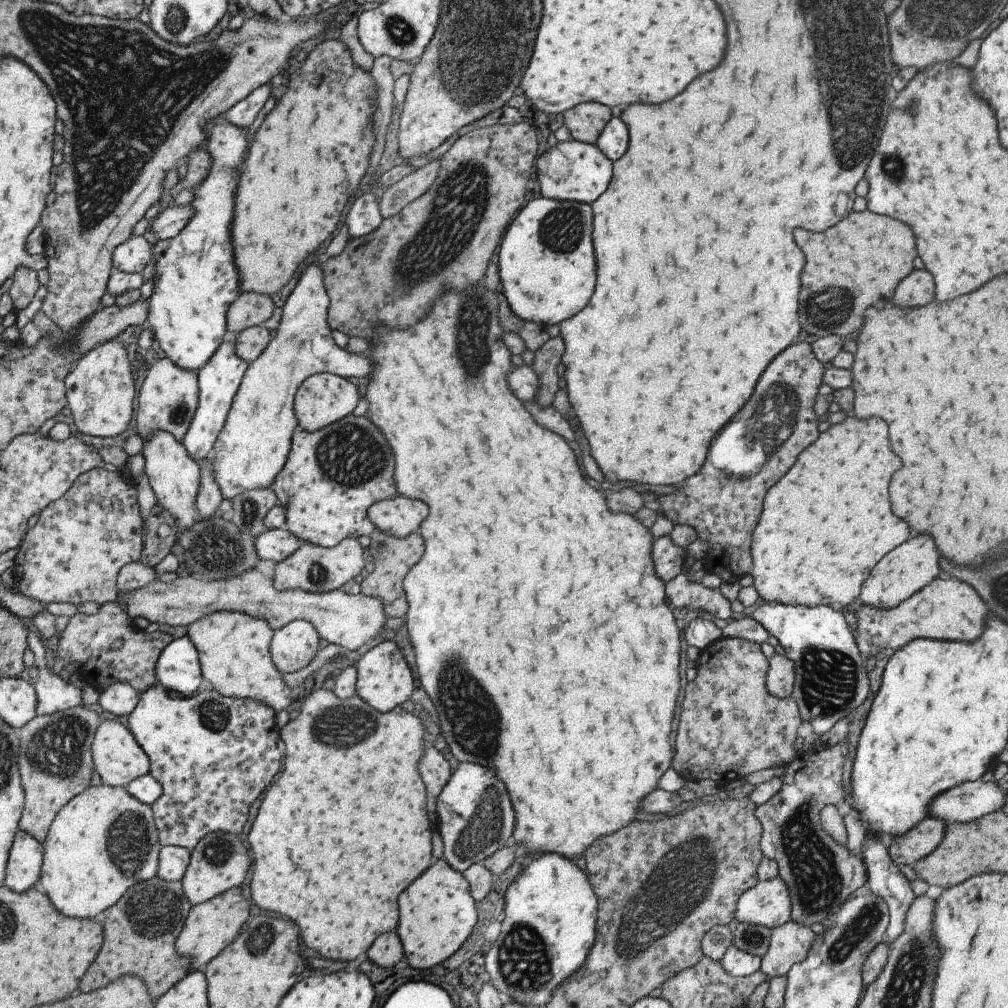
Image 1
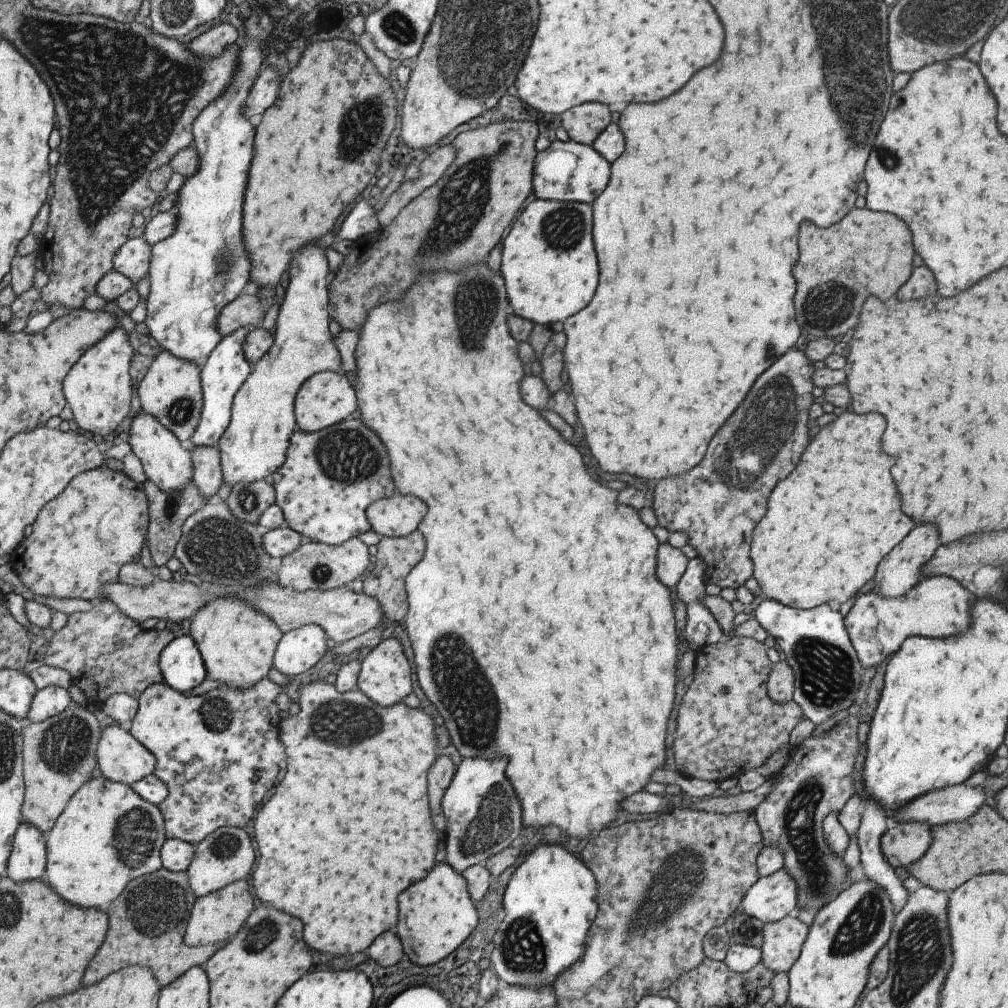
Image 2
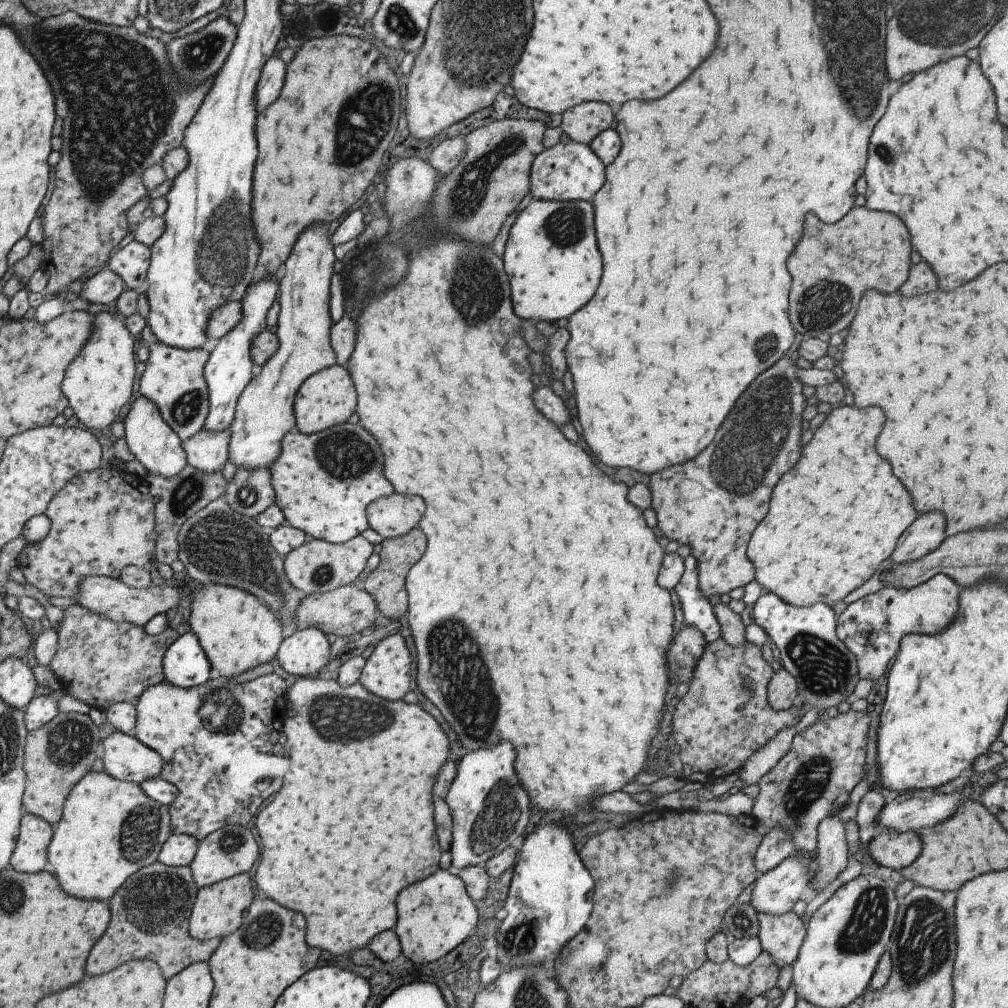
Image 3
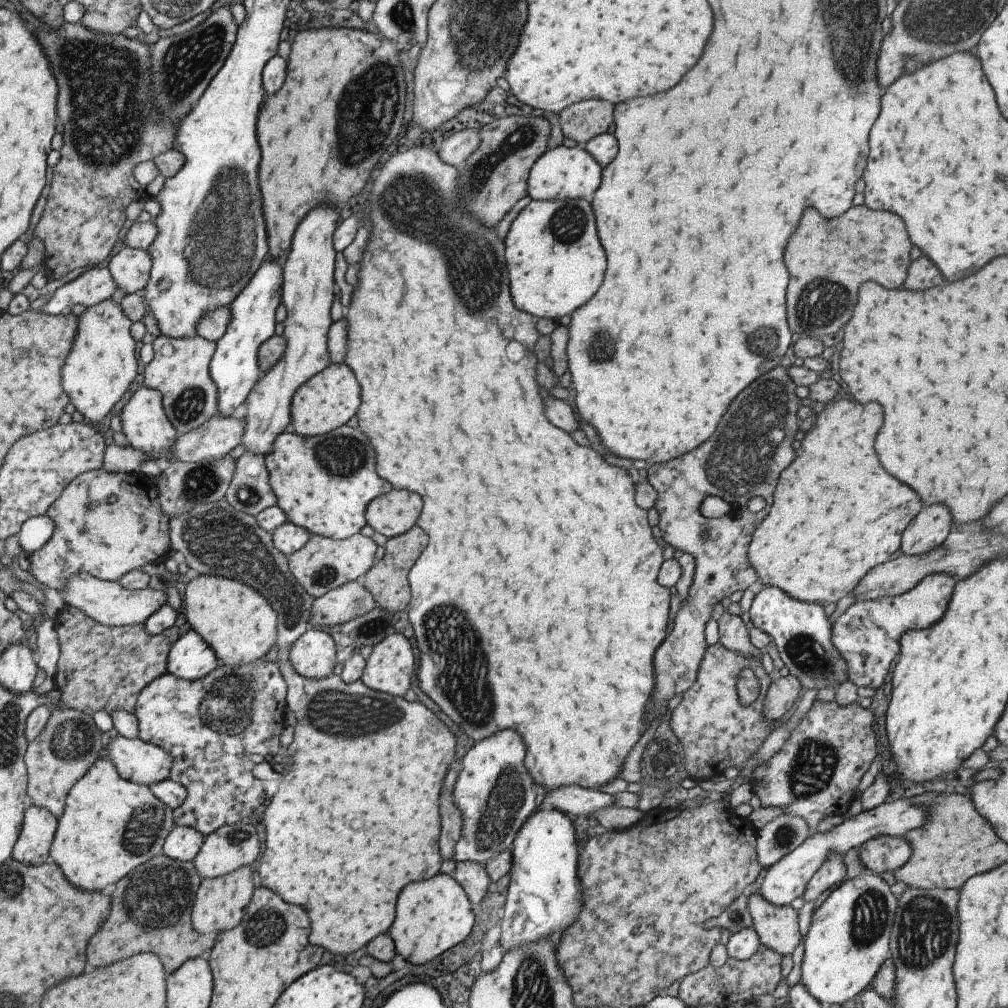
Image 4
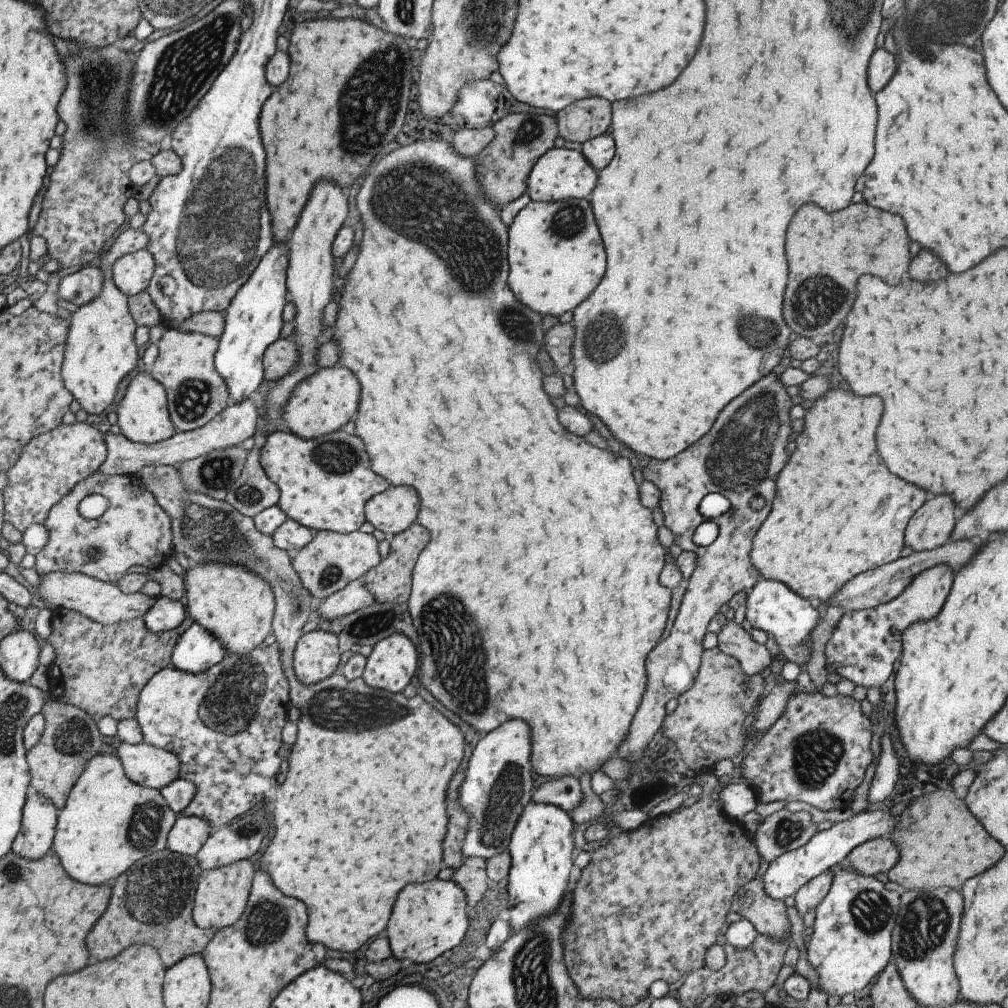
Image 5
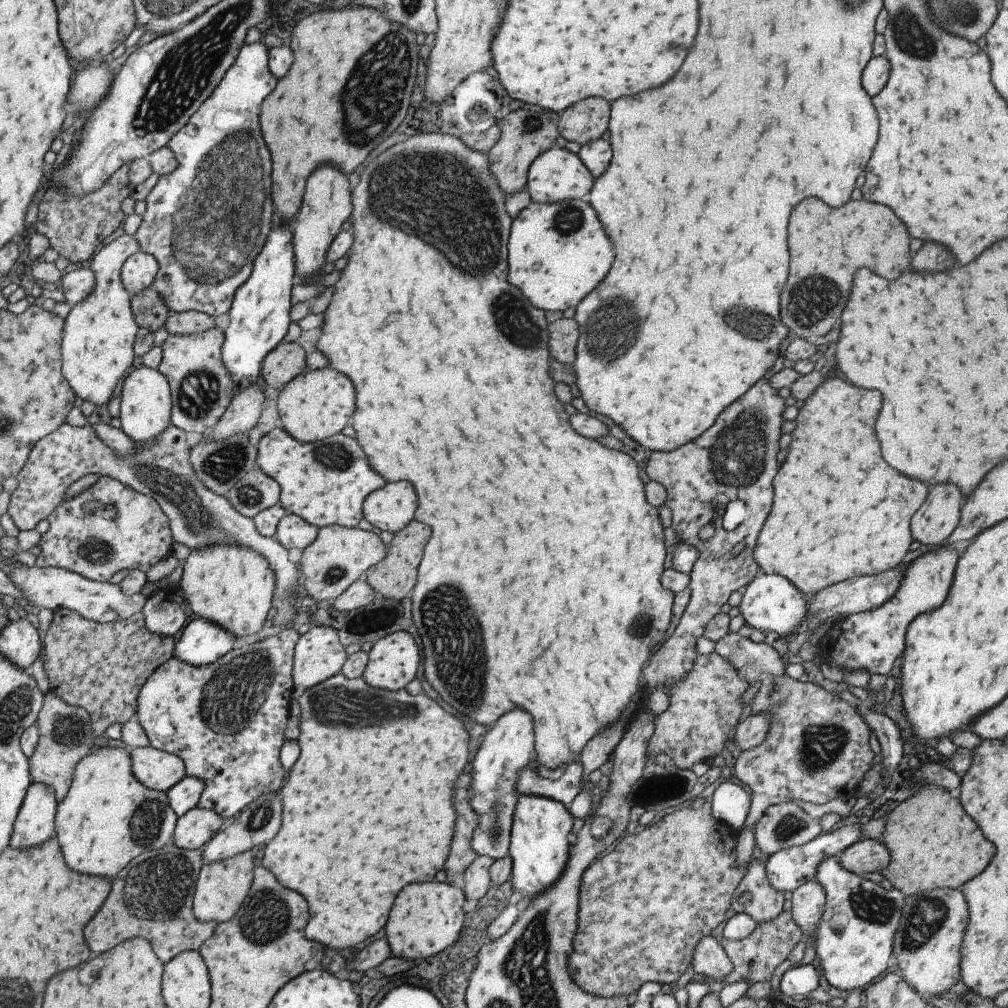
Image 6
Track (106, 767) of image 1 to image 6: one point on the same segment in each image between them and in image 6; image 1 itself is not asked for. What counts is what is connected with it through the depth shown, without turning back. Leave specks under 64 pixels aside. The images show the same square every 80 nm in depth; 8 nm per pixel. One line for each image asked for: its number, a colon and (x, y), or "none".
2: (120, 758)
3: (125, 758)
4: (142, 763)
5: (145, 765)
6: (156, 769)

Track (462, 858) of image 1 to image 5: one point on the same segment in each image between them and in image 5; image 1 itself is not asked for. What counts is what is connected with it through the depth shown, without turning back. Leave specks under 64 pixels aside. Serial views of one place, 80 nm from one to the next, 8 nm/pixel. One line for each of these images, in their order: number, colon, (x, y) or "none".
2: (482, 818)
3: (489, 809)
4: (494, 793)
5: (496, 784)

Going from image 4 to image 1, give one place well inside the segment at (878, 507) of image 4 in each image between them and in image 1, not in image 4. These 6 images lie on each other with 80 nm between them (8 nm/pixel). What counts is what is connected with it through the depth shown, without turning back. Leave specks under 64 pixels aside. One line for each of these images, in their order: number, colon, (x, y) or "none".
1: (825, 523)
2: (827, 525)
3: (832, 519)

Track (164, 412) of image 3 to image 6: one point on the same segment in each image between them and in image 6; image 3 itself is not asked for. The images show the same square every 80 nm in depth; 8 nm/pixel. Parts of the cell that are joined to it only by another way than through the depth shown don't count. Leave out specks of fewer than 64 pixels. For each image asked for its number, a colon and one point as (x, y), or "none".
4: (179, 370)
5: (184, 365)
6: (201, 388)

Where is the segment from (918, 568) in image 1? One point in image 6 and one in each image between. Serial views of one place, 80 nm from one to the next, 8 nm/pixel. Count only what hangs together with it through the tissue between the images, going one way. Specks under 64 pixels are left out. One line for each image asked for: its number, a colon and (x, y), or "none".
2: (899, 570)
3: (925, 534)
4: (930, 527)
5: (930, 527)
6: (933, 521)

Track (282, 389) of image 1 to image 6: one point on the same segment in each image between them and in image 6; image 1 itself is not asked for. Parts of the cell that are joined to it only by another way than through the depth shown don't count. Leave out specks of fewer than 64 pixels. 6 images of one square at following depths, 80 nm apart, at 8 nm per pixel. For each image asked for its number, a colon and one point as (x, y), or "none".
2: (253, 445)
3: (263, 413)
4: (307, 288)
5: (309, 270)
6: (325, 205)

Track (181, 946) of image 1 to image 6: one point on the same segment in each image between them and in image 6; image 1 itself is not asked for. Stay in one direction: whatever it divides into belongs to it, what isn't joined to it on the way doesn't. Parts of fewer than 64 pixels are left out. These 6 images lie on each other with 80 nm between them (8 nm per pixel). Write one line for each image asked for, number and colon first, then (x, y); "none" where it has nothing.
2: (215, 917)
3: (217, 910)
4: (219, 903)
5: (221, 894)
6: (221, 885)

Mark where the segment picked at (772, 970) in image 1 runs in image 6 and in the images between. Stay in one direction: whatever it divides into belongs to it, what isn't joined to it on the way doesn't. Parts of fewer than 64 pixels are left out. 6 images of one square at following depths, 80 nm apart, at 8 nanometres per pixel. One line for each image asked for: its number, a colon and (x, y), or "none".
2: (782, 940)
3: (780, 936)
4: (776, 926)
5: (769, 918)
6: (753, 896)

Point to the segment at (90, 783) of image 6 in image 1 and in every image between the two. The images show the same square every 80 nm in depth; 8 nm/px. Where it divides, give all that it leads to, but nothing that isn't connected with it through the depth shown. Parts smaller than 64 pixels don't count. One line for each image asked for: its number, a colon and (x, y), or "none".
1: (103, 841)
2: (107, 834)
3: (109, 828)
4: (108, 826)
5: (108, 822)

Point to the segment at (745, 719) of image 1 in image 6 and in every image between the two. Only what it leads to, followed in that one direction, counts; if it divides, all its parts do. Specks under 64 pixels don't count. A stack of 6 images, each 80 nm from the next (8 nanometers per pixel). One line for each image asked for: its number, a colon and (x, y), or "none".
2: (726, 724)
3: (724, 716)
4: (715, 730)
5: (708, 724)
6: (703, 706)

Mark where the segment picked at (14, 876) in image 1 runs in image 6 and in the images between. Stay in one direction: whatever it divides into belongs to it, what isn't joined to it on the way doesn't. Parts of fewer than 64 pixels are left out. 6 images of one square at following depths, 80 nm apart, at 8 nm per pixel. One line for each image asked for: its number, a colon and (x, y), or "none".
2: (27, 861)
3: (31, 855)
4: (40, 824)
5: (37, 834)
6: (35, 823)

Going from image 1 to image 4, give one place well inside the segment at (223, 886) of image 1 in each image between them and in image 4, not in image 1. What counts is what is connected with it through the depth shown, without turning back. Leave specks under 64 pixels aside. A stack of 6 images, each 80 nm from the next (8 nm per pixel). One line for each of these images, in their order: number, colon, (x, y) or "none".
2: (223, 856)
3: (229, 850)
4: (231, 846)

